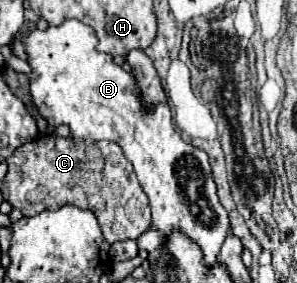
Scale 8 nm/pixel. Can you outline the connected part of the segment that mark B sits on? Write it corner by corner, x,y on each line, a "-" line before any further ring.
67,19
59,27
47,27
47,31
35,29
29,33
25,49
33,67
29,75
33,103
49,125
69,125
75,139
107,139
121,145
149,197
149,229
161,233
159,251
165,247
167,237
179,231
199,245
207,267
217,265
219,249
229,233
229,215
219,203
207,153
179,137
167,105
145,111
139,95
133,91
135,77
117,67
111,55
95,51
95,43
95,31
77,19

